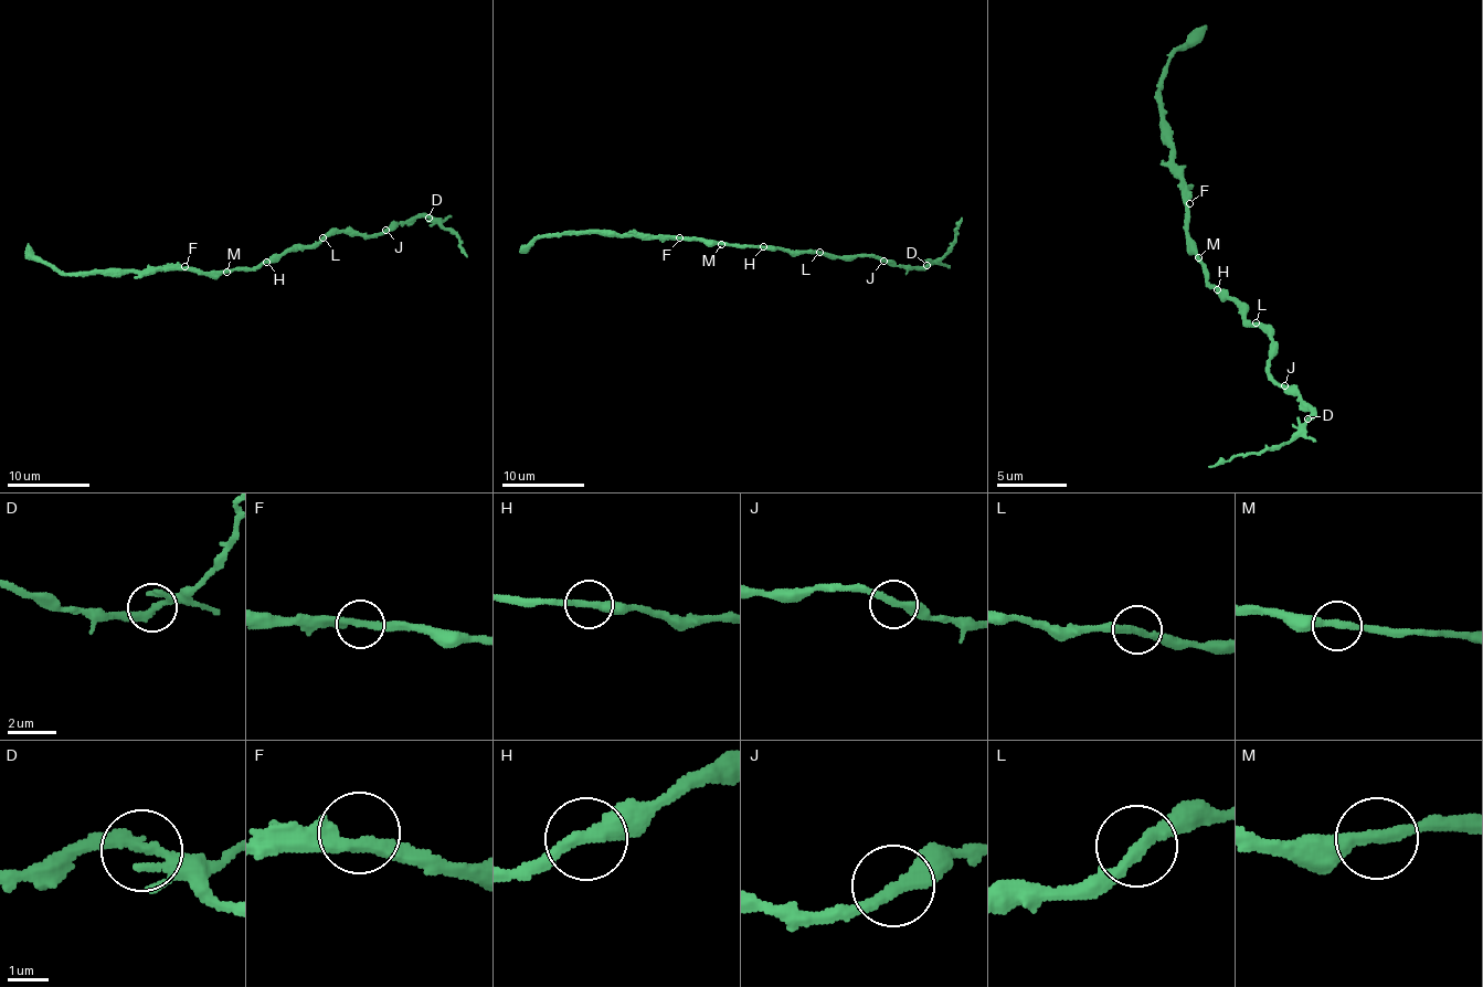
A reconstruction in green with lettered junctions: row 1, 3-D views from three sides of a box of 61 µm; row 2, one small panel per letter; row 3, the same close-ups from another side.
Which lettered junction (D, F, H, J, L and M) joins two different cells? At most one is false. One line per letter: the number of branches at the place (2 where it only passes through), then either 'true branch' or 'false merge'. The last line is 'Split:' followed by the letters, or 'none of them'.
D: 2 | false merge
F: 2 | true branch
H: 2 | true branch
J: 2 | true branch
L: 2 | true branch
M: 2 | true branch
Split: D

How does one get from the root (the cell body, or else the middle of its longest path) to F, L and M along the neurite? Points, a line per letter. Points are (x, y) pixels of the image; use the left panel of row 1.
F: (266, 259), (254, 268), (228, 272), (191, 272), (184, 266)
L: (266, 259), (278, 258), (298, 247), (317, 246), (322, 237)
M: (266, 259), (254, 268), (226, 272)

